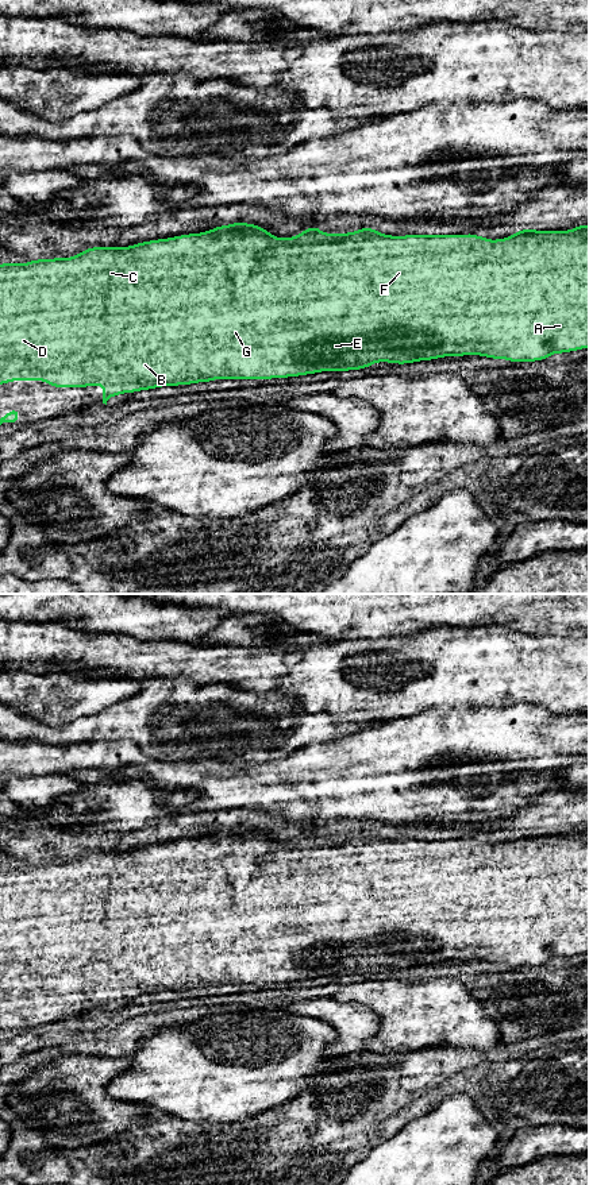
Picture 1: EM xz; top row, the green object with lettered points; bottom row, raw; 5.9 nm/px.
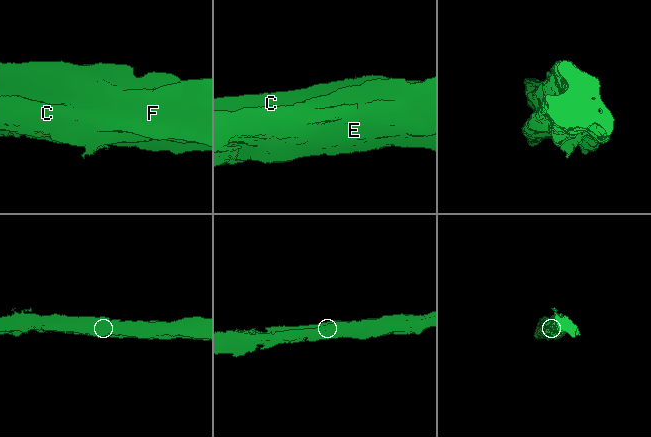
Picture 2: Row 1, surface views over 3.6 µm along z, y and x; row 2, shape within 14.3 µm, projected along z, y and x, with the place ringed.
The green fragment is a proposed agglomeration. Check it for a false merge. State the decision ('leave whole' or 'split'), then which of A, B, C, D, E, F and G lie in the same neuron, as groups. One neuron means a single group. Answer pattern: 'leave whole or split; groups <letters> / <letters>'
leave whole; groups A B C D E F G

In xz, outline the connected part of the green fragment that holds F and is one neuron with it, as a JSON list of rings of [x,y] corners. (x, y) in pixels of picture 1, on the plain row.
[[[231,827],[228,830],[215,831],[200,838],[188,838],[166,844],[147,845],[130,852],[89,852],[72,862],[34,864],[27,868],[1,868],[0,869],[0,988],[5,989],[14,985],[43,985],[51,992],[89,992],[104,989],[101,996],[103,1008],[113,1000],[124,997],[136,997],[163,991],[193,989],[199,987],[212,987],[215,984],[273,984],[301,981],[323,976],[351,976],[362,974],[369,970],[386,966],[407,969],[421,965],[432,965],[444,961],[478,960],[490,964],[507,964],[512,968],[544,965],[553,958],[573,957],[589,953],[589,830],[580,829],[574,834],[566,835],[536,835],[534,833],[516,835],[512,841],[489,845],[474,838],[465,839],[404,839],[393,841],[381,838],[372,831],[359,833],[355,837],[326,838],[317,830],[304,834],[293,842],[276,842],[267,834],[255,827]]]

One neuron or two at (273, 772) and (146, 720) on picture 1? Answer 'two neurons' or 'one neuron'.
two neurons

